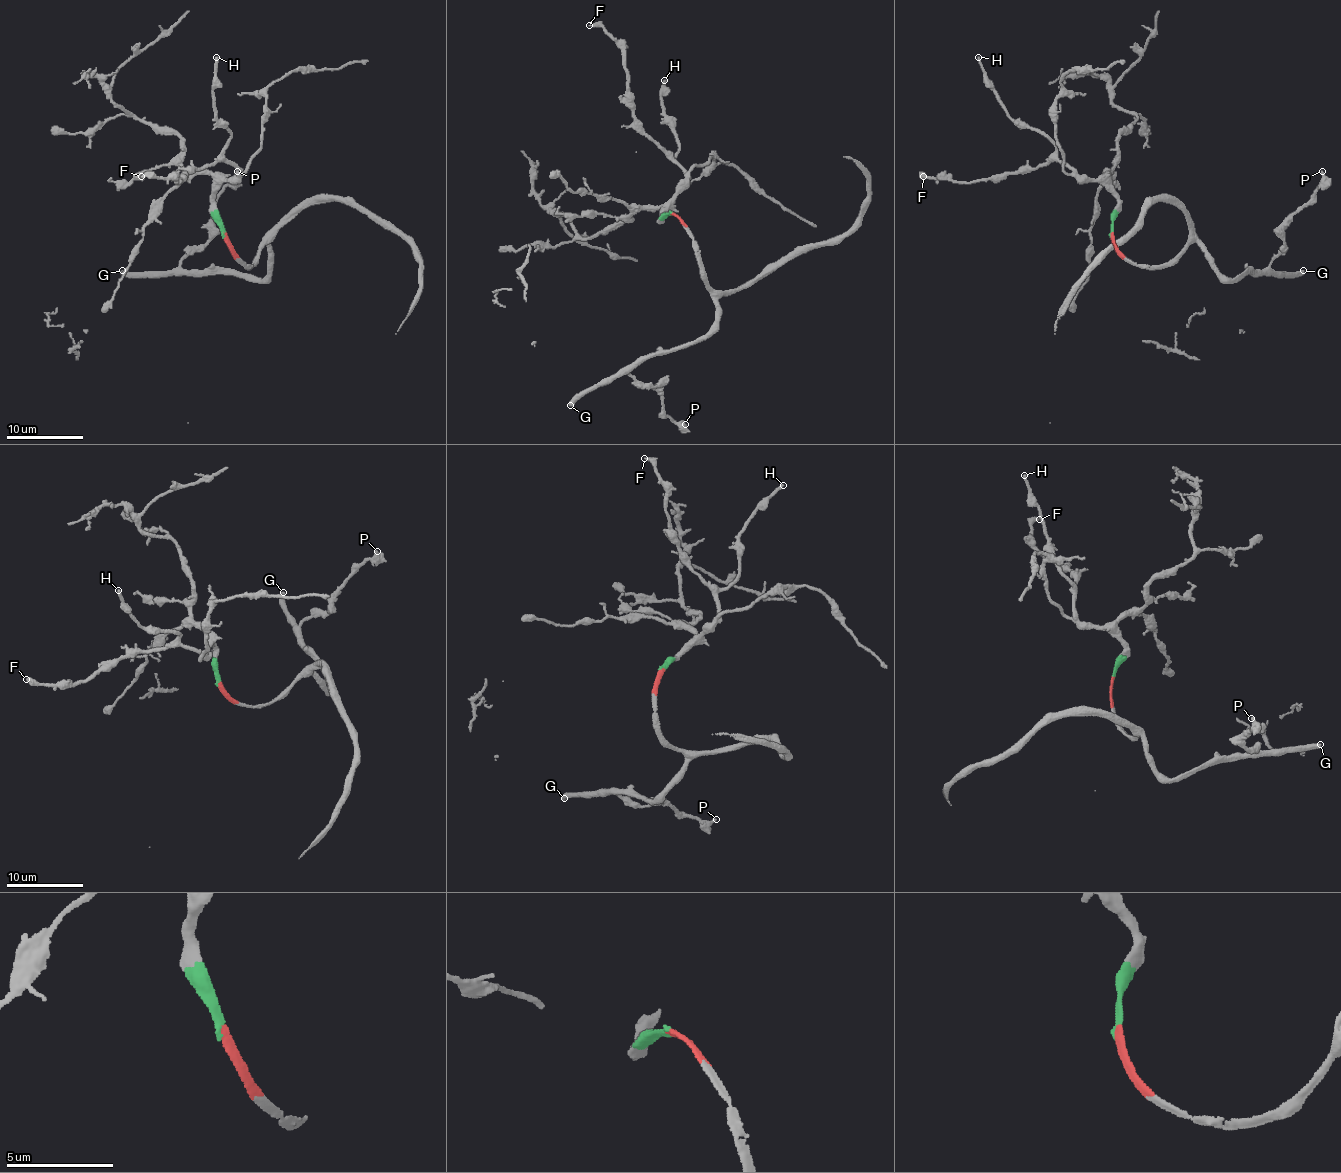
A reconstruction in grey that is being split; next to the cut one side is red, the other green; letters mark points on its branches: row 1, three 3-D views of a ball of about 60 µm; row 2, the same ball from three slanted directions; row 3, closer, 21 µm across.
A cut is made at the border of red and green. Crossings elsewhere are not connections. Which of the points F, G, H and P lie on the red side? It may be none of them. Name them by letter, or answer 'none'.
G, P

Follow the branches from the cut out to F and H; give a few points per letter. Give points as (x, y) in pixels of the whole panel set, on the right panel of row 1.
F: (1110, 235), (1116, 197), (1099, 182), (1084, 182), (1066, 165), (1049, 161), (971, 182), (923, 176)
H: (1110, 235), (1116, 197), (1099, 182), (1084, 182), (1045, 136), (1009, 115), (978, 57)

